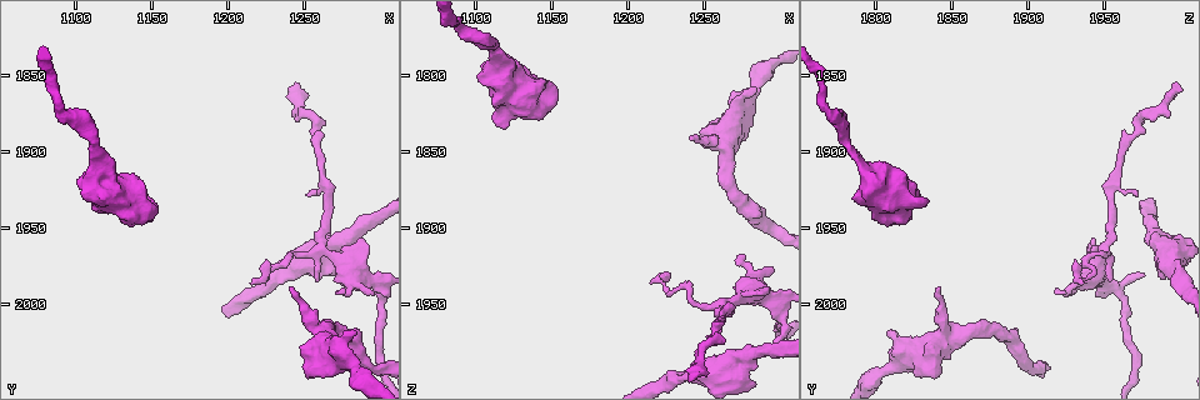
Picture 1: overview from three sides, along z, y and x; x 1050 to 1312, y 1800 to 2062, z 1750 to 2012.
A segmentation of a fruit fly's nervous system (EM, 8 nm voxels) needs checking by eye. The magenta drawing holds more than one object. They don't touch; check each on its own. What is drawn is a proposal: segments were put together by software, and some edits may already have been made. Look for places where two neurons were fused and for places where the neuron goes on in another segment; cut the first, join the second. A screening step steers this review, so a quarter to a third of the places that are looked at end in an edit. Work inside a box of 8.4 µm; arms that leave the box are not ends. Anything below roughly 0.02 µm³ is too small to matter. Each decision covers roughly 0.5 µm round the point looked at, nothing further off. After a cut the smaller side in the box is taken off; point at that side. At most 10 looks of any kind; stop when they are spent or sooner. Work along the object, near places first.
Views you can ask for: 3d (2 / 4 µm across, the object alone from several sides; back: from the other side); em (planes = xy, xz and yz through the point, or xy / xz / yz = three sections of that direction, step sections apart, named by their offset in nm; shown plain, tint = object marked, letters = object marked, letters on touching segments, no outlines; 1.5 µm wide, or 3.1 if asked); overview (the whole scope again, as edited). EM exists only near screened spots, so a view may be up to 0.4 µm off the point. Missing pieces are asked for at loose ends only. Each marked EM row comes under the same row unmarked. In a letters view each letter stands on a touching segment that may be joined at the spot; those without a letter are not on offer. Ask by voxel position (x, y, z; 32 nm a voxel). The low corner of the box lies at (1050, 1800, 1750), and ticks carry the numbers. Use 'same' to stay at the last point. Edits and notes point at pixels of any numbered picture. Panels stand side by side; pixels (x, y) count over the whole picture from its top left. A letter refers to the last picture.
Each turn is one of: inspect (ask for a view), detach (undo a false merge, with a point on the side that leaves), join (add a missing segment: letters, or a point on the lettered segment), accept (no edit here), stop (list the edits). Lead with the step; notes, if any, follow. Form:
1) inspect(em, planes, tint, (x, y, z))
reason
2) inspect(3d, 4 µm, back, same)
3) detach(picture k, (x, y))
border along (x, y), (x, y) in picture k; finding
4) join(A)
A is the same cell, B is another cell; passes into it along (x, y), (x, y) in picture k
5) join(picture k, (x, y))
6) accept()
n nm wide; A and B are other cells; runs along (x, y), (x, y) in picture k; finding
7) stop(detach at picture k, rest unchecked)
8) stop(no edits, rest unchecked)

inspect(em, xz, step 4, letters, (1118, 1932, 1836))
free end

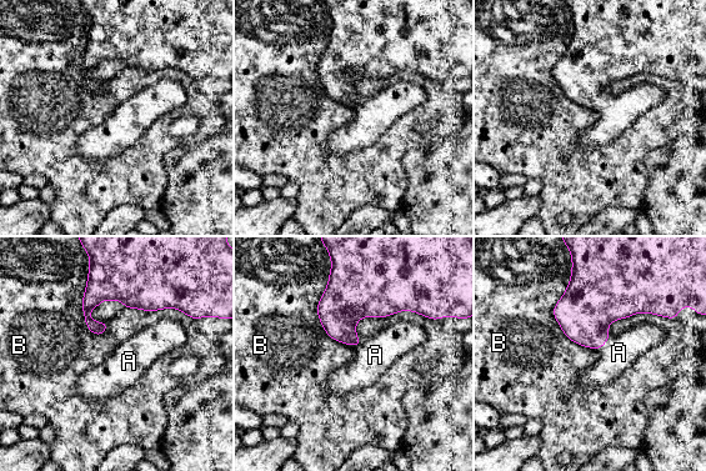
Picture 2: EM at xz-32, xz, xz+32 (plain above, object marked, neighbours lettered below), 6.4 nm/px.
join(A)
B touches over 500 nm; A is the same cell, B is another cell; passes into it along (584, 312), (605, 341), (619, 352) in picture 2; it goes on there

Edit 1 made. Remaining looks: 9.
inspect(em, planes, letters, (1242, 1990, 1844))
branch stops here

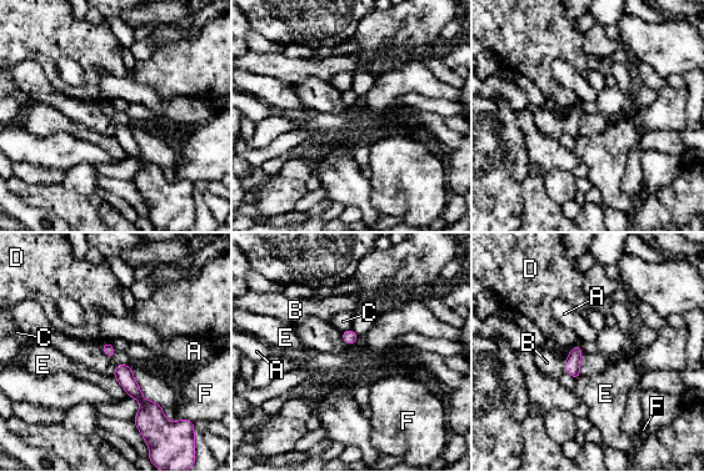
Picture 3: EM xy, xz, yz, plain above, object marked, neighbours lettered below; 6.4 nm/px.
accept()
E touches over 170 nm; A, B, C, D, E and F are other cells; no lettered segment goes on from it

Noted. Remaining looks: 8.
inspect(3d, 2 µm, (1282, 2018, 1806))
branch stops here

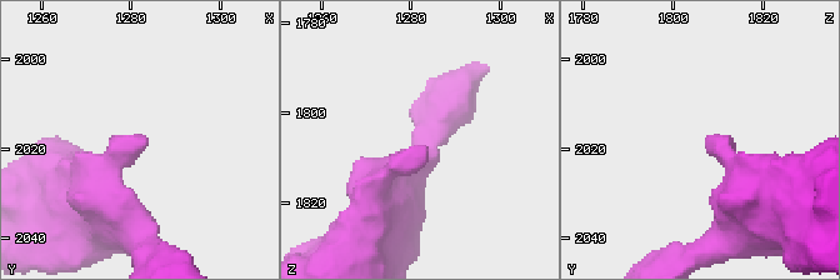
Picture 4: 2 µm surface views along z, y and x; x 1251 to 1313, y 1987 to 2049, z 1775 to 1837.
inspect(em, planes, letters, (1283, 2018, 1808))
now the EM

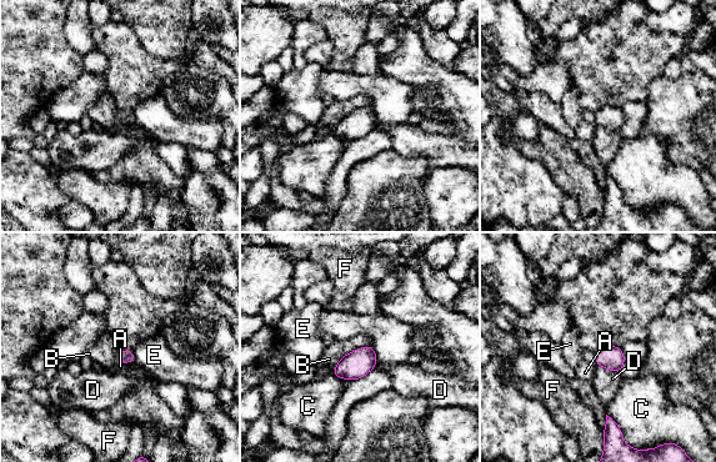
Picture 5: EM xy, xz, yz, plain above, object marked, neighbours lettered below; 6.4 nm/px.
accept()
C touches over 190 nm; A, B, C, D, E and F are other cells; none of them fits

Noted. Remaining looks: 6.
inspect(3d, 4 µm, (1296, 1978, 1976))
an open end

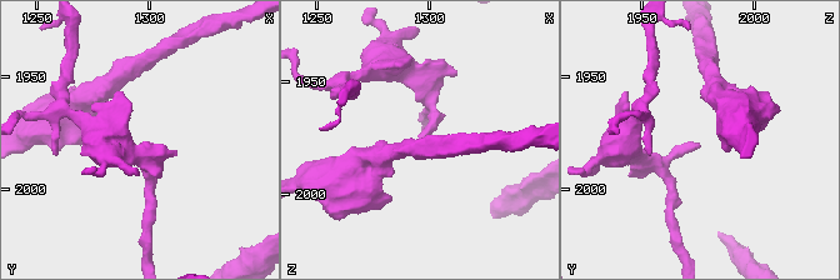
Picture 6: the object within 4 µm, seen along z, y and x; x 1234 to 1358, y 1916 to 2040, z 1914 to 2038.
inspect(em, yz, step 4, letters, (1297, 1980, 1975))
now the EM

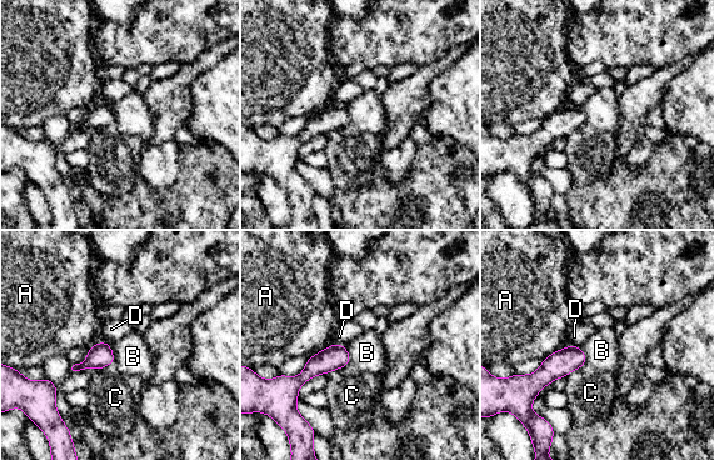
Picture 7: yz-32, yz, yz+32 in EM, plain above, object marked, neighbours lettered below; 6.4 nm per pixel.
accept()
A, B, C and D are other cells; border along (108, 344), (114, 361) in picture 7; none of them fits

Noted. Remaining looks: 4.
stop(join at picture 2, rest unchecked)

